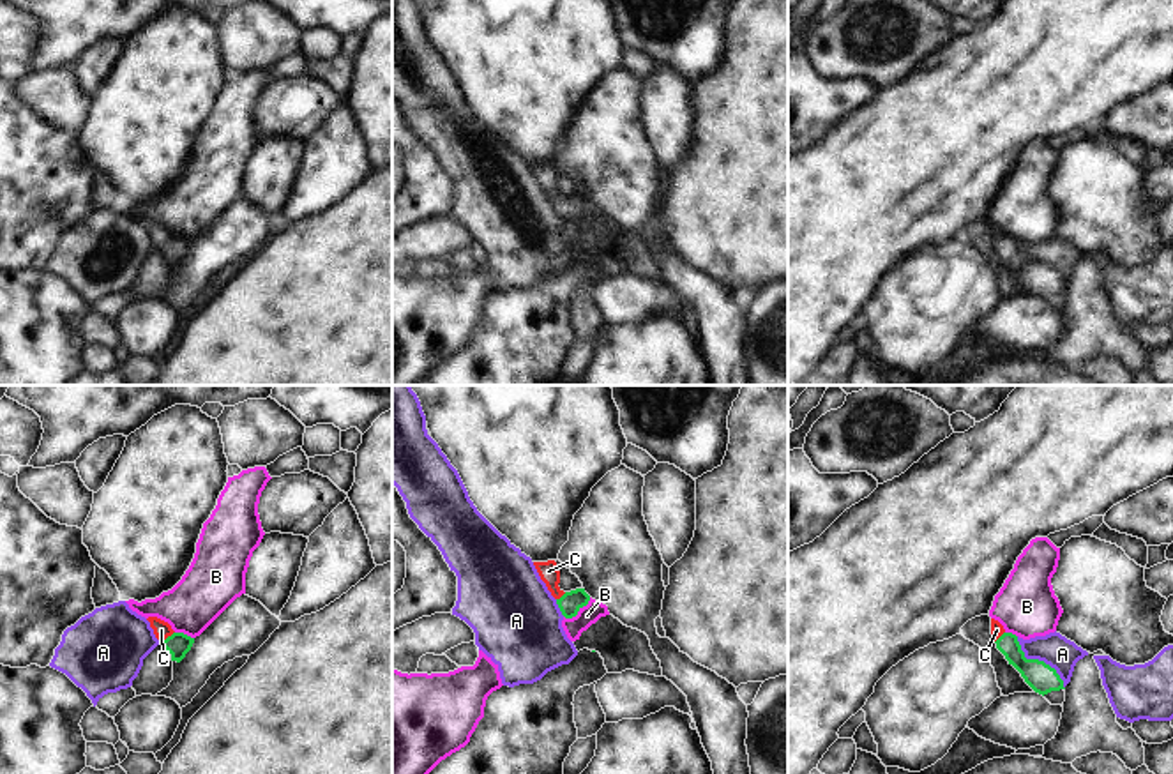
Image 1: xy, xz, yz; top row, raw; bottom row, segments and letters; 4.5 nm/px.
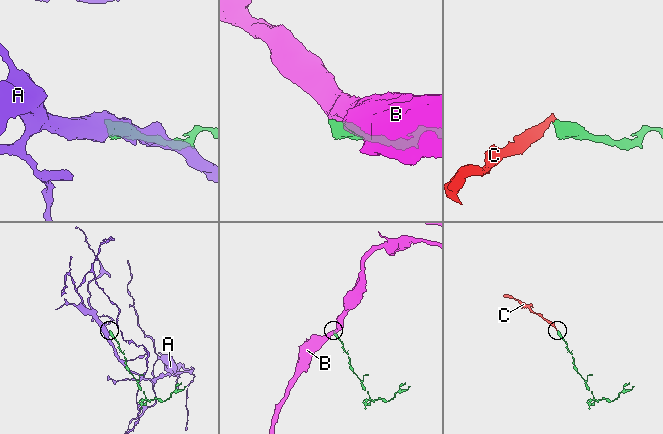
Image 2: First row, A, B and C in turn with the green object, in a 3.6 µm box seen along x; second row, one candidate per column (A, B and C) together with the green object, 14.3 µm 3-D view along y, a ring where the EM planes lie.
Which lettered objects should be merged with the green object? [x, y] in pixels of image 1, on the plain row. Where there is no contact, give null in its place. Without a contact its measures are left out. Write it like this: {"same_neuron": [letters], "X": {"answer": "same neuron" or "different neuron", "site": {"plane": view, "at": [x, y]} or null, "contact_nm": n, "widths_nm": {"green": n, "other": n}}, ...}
{"same_neuron": ["C"], "A": {"answer": "different neuron", "site": {"plane": "yz", "at": [1037, 264]}, "contact_nm": 320, "widths_nm": {"green": 140, "other": 150}}, "B": {"answer": "different neuron", "site": {"plane": "xz", "at": [578, 214]}, "contact_nm": 160, "widths_nm": {"green": 100, "other": 90}}, "C": {"answer": "same neuron", "site": {"plane": "xy", "at": [166, 242]}, "contact_nm": 90, "widths_nm": {"green": 110, "other": 80}}}

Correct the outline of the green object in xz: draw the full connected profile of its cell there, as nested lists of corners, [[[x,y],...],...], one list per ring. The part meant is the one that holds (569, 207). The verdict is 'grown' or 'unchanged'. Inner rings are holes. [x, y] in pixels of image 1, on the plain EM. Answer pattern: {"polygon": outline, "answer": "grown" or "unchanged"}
{"polygon": [[[555,164],[548,166],[534,166],[541,184],[546,187],[551,200],[556,203],[556,209],[565,223],[572,223],[578,216],[588,209],[590,200],[585,193],[576,193],[571,196],[564,196],[560,187],[560,175]]], "answer": "grown"}

